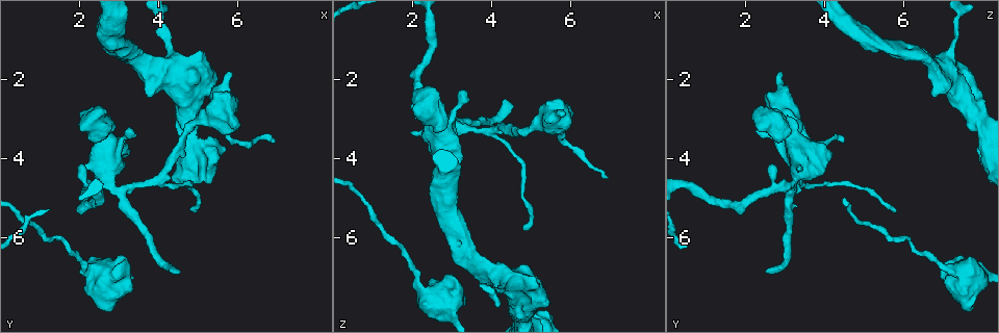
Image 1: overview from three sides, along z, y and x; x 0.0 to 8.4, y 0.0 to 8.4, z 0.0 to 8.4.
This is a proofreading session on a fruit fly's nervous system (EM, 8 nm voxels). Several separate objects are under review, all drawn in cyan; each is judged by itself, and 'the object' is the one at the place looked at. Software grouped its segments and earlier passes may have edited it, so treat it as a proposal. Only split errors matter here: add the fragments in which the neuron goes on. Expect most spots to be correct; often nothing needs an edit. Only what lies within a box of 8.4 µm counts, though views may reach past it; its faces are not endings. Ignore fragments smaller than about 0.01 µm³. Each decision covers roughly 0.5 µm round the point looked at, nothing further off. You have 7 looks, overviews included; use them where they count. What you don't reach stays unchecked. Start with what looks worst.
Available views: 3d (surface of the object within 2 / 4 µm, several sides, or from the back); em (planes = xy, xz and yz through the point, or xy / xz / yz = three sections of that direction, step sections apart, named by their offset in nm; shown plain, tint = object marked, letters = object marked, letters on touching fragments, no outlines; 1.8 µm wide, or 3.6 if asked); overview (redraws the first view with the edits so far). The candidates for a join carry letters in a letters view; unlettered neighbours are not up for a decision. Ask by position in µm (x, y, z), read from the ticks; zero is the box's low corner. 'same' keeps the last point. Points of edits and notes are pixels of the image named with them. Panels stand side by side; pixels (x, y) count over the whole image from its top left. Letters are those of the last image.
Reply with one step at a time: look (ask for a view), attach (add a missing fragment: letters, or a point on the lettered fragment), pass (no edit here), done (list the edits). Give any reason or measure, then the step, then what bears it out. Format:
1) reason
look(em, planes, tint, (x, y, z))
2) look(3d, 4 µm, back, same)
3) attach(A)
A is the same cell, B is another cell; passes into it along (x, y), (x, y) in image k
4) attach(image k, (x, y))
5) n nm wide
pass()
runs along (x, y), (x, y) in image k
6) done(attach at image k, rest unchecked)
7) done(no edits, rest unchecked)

look(em, planes, letters, (6.95, 3.50, 4.55))

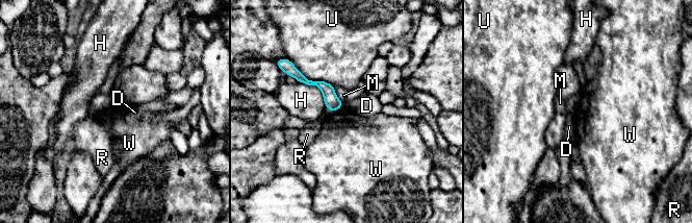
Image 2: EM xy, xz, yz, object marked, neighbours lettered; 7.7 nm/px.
pass()
D, H, M, R, U and W are other cells; runs along (299, 75), (318, 83), (339, 104) in image 2; none of them fits

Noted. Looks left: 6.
calibre changes
look(3d, 4 µm, (2.25, 6.75, 7.35))

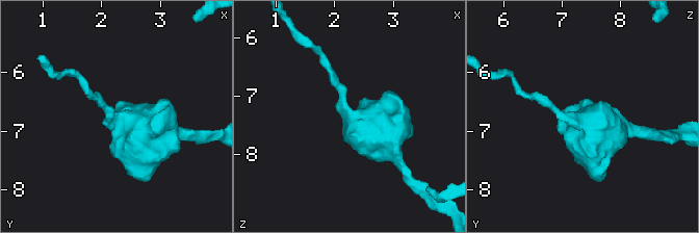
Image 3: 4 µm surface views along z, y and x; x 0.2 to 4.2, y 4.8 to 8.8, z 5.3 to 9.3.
shape alone is not enough
look(em, 3.6 µm, planes, letters, (2.30, 6.75, 7.30))

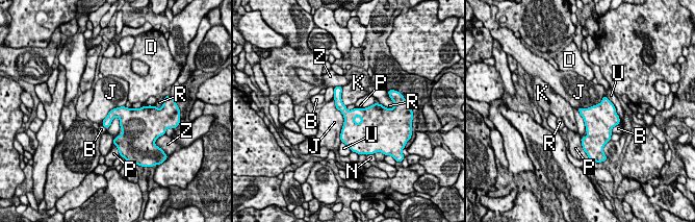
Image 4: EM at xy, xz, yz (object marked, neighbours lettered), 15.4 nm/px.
240 nm wide
pass()
B, D, J, K, N, P, R, U and Z are other cells; border along (333, 97), (343, 118), (341, 142) in image 4; none of them fits

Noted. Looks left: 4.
branch stops here
look(em, planes, plain, (4.35, 6.85, 2.55))

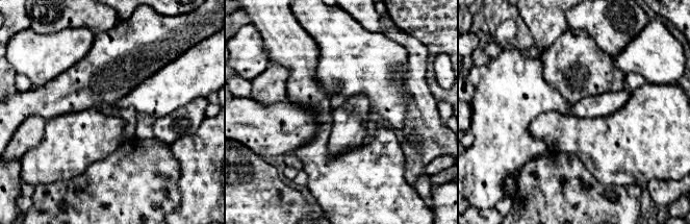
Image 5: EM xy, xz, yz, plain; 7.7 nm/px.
see the neighbours
look(em, planes, letters, same)

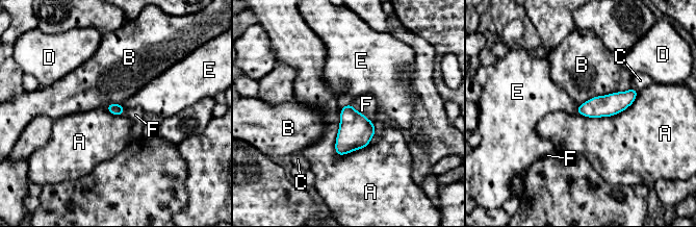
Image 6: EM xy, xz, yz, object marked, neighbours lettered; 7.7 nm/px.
attach(F)
F is the same cell, A, B, C, D and E are other cells; passes into it along (355, 132), (361, 112), (366, 104) in image 6; the neuron continues

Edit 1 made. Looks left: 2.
done(attach at image 6, rest unchecked)

